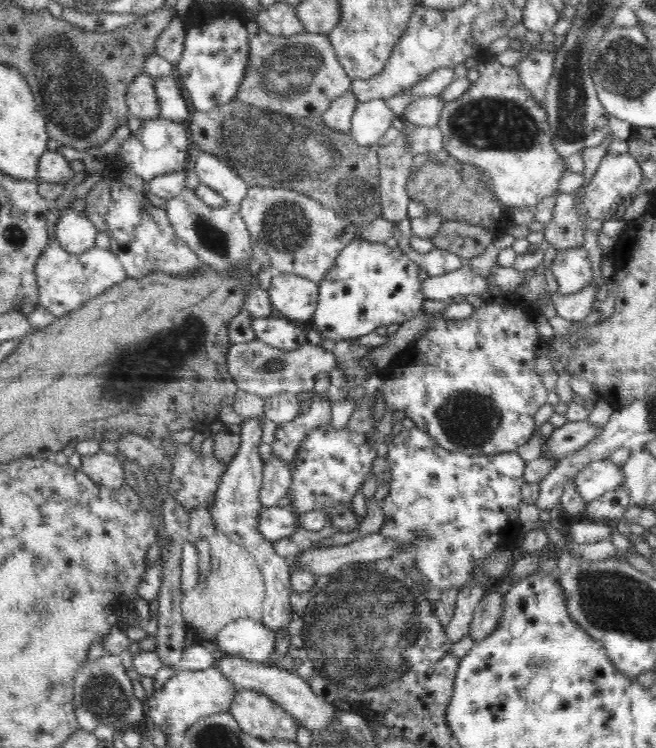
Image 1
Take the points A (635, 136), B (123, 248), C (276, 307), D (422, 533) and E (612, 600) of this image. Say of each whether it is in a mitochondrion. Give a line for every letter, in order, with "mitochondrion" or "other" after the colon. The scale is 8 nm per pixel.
A: other
B: other
C: other
D: mitochondrion
E: mitochondrion

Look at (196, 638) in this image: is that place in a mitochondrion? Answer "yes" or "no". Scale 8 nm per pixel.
no

